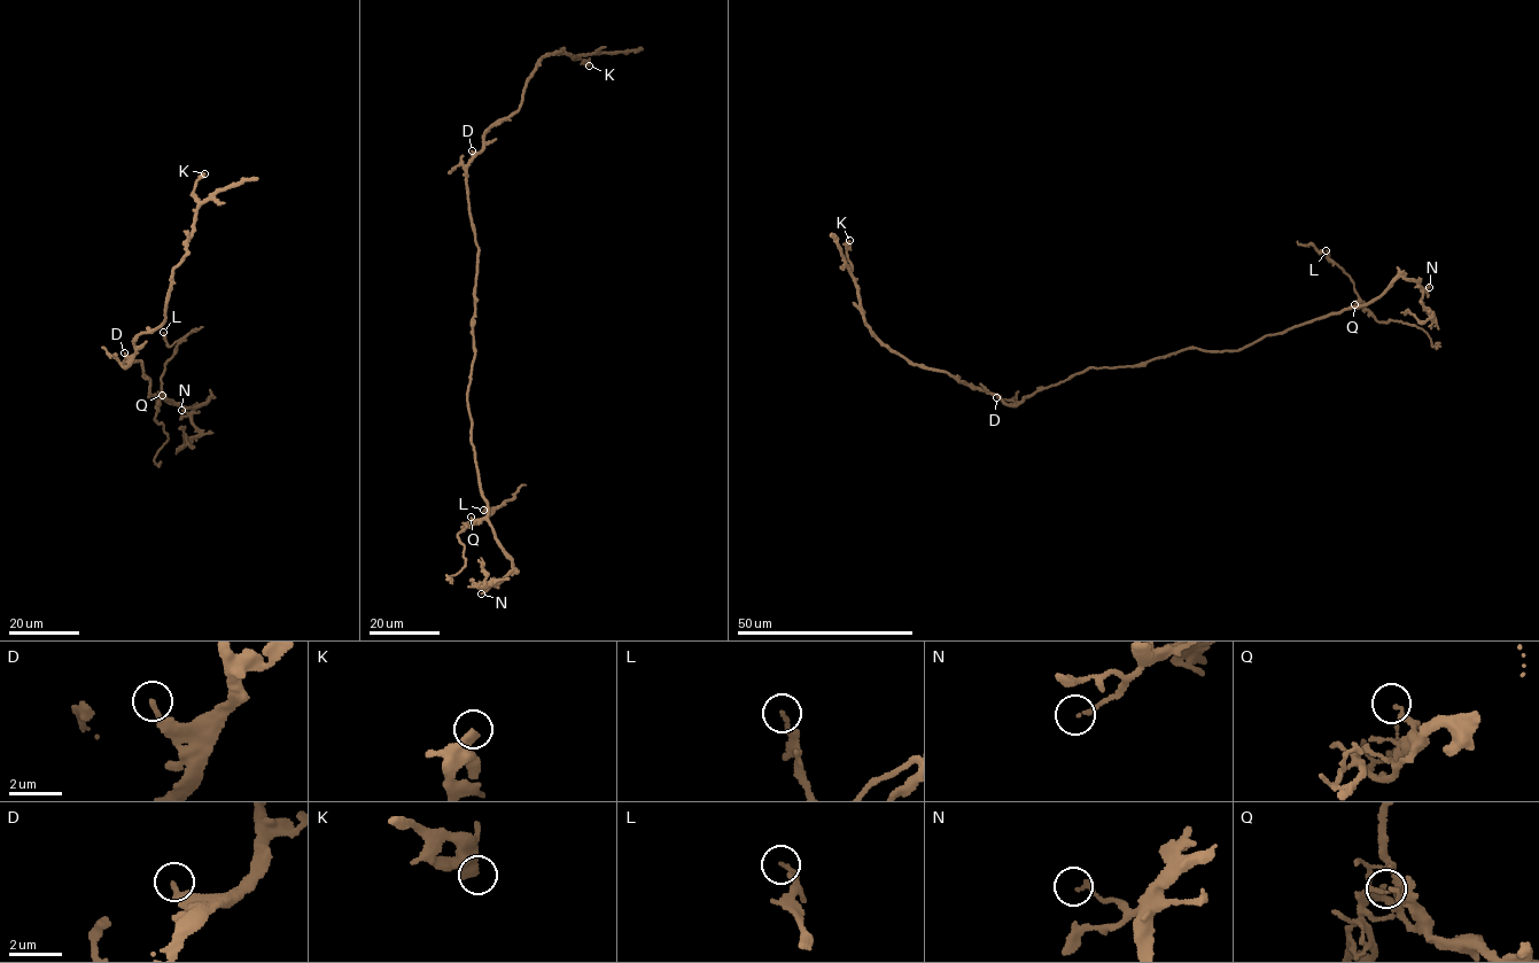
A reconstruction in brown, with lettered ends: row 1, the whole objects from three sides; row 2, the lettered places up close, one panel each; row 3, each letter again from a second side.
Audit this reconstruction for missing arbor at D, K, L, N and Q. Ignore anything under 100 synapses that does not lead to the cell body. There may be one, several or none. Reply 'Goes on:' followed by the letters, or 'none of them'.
Goes on: none of them

